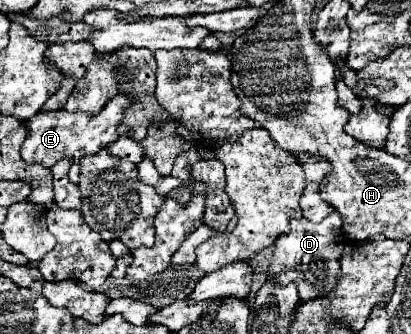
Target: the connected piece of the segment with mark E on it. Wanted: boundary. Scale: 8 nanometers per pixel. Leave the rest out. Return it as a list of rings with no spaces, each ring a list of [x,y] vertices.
[[[118,92],[108,100],[108,104],[98,112],[98,114],[88,114],[88,112],[38,112],[32,120],[28,120],[28,140],[24,142],[22,156],[26,162],[40,162],[44,166],[52,166],[62,158],[72,158],[80,160],[86,154],[92,154],[100,150],[100,146],[108,146],[110,142],[118,140],[118,126],[124,120],[126,110],[134,104],[134,98],[126,92]]]

